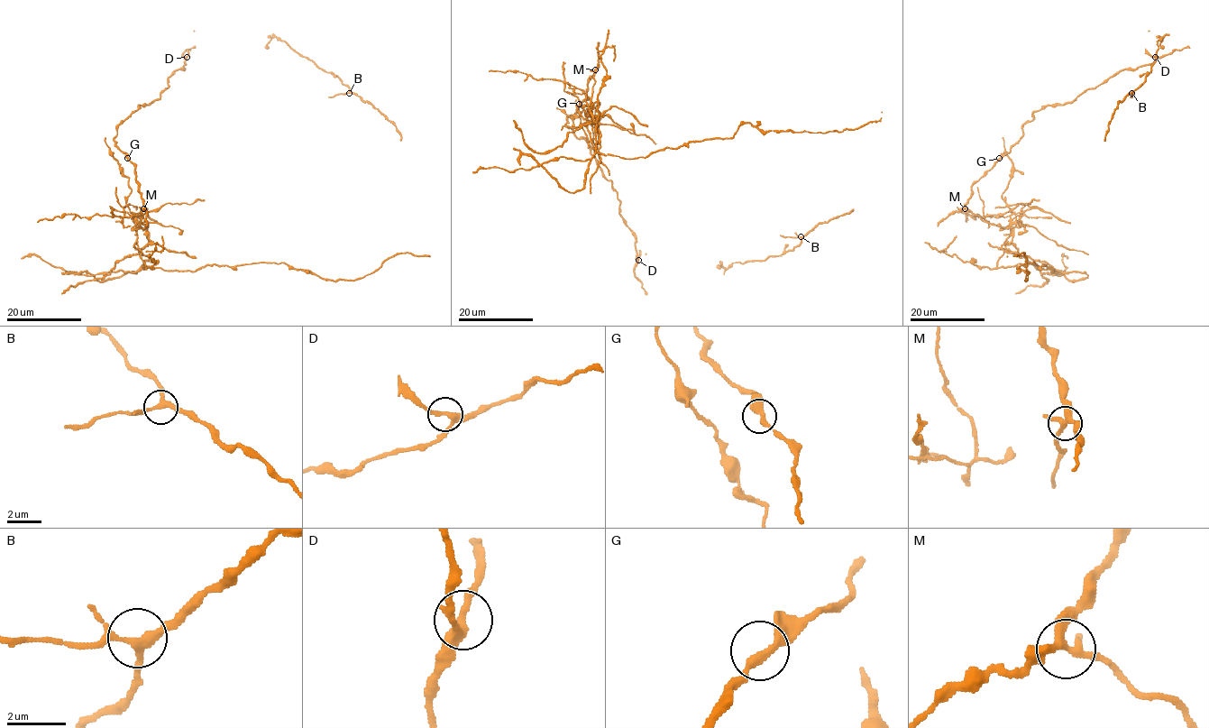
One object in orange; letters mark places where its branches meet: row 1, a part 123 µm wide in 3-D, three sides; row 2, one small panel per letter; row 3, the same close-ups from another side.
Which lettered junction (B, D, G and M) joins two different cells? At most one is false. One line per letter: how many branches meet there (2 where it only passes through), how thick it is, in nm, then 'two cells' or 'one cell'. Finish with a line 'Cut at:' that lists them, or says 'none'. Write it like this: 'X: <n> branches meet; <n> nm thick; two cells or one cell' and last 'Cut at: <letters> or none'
B: 4 branches meet; 260 nm thick; one cell
D: 3 branches meet; 280 nm thick; one cell
G: 2 branches meet; 300 nm thick; one cell
M: 4 branches meet; 280 nm thick; two cells
Cut at: M

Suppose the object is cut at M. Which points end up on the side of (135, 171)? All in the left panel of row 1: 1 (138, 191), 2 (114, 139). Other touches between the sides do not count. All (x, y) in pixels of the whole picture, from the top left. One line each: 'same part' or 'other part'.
1: same part
2: same part

